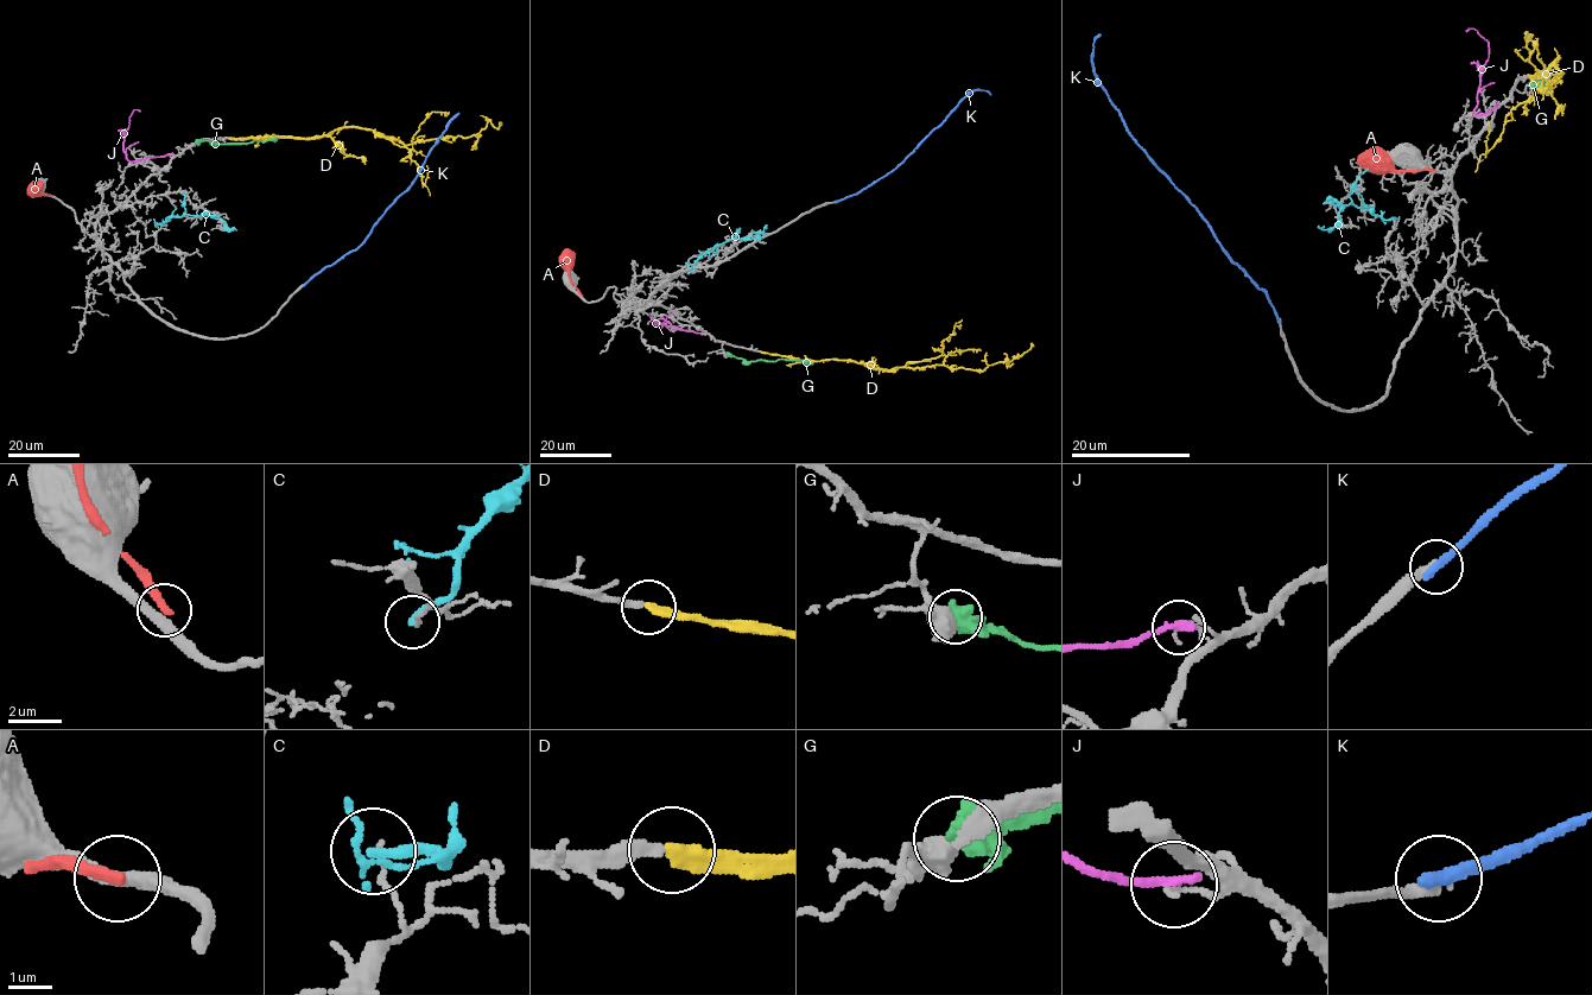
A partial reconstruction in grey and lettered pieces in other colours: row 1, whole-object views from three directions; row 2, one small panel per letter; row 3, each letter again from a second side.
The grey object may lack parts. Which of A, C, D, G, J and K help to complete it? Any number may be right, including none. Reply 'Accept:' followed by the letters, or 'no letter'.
Accept: D

